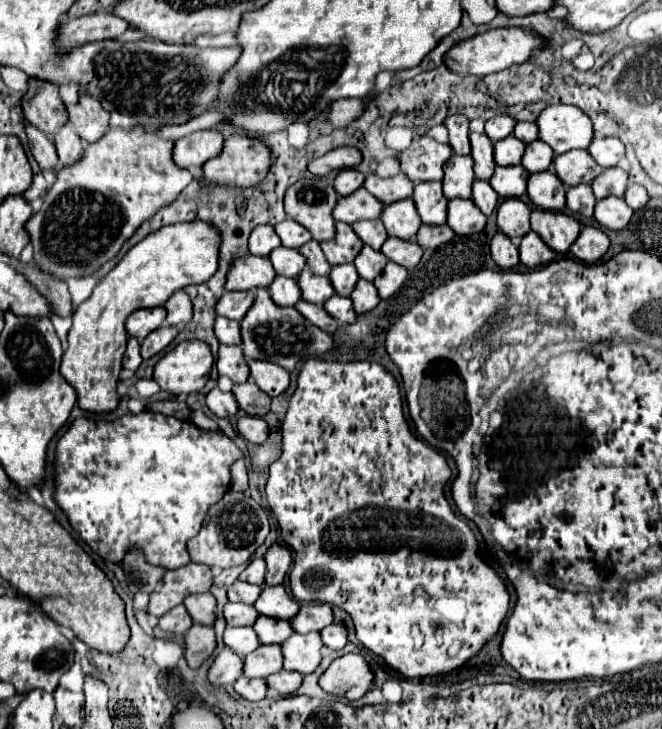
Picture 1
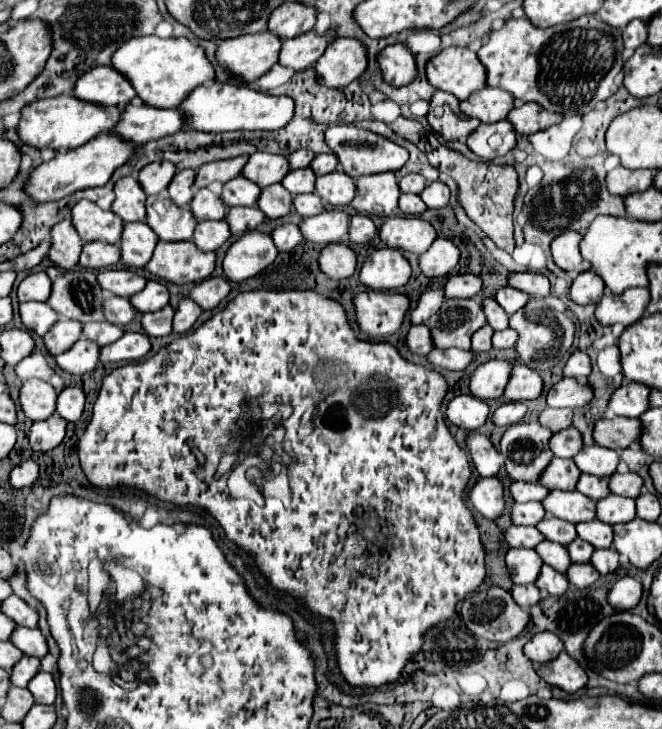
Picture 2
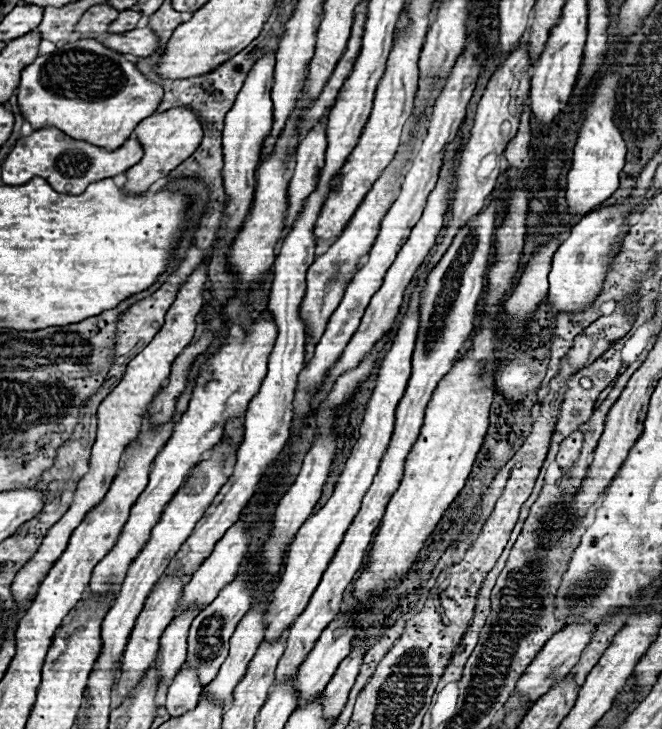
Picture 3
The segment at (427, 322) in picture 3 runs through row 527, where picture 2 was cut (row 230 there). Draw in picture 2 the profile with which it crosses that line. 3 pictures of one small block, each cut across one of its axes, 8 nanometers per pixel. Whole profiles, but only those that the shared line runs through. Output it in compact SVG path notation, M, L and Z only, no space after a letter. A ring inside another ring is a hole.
M356 214L350 218L350 240L352 242L370 242L378 234L376 224L372 222L370 216Z

